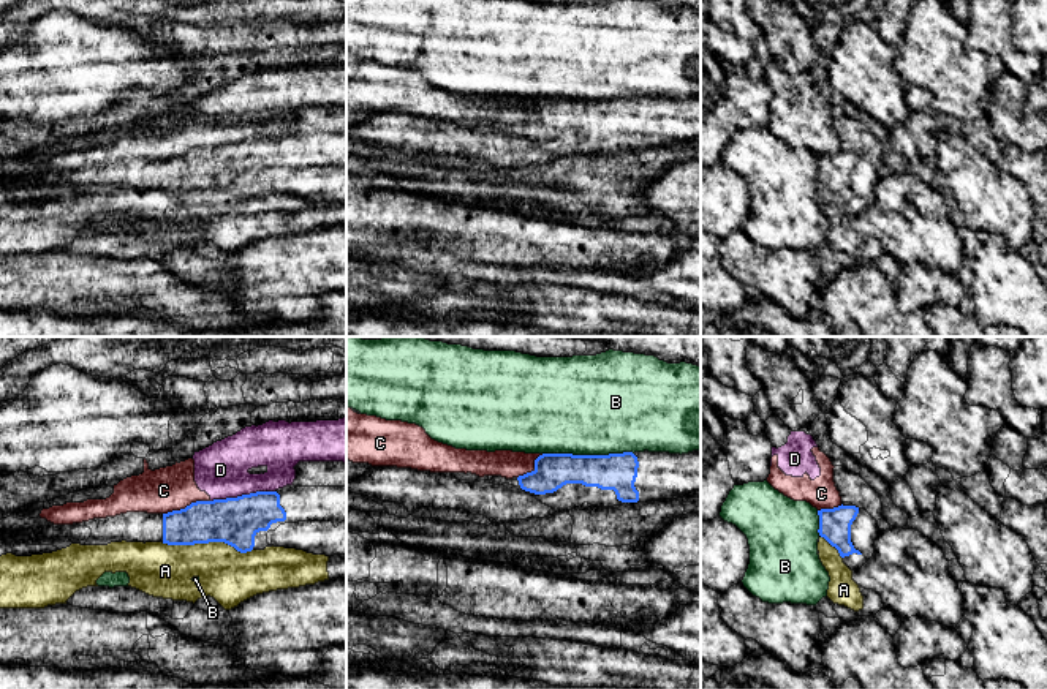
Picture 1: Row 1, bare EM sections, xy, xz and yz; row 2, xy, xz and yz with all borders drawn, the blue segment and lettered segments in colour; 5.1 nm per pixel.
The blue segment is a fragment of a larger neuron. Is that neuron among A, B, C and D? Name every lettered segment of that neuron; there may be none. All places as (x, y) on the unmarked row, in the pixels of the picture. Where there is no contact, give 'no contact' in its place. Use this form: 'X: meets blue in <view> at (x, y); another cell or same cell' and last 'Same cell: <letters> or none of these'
A: meets blue in xy at (207, 188); another cell
B: meets blue in xz at (589, 101); another cell
C: meets blue in xy at (187, 152); another cell
D: meets blue in xy at (242, 141); another cell
Same cell: none of these

